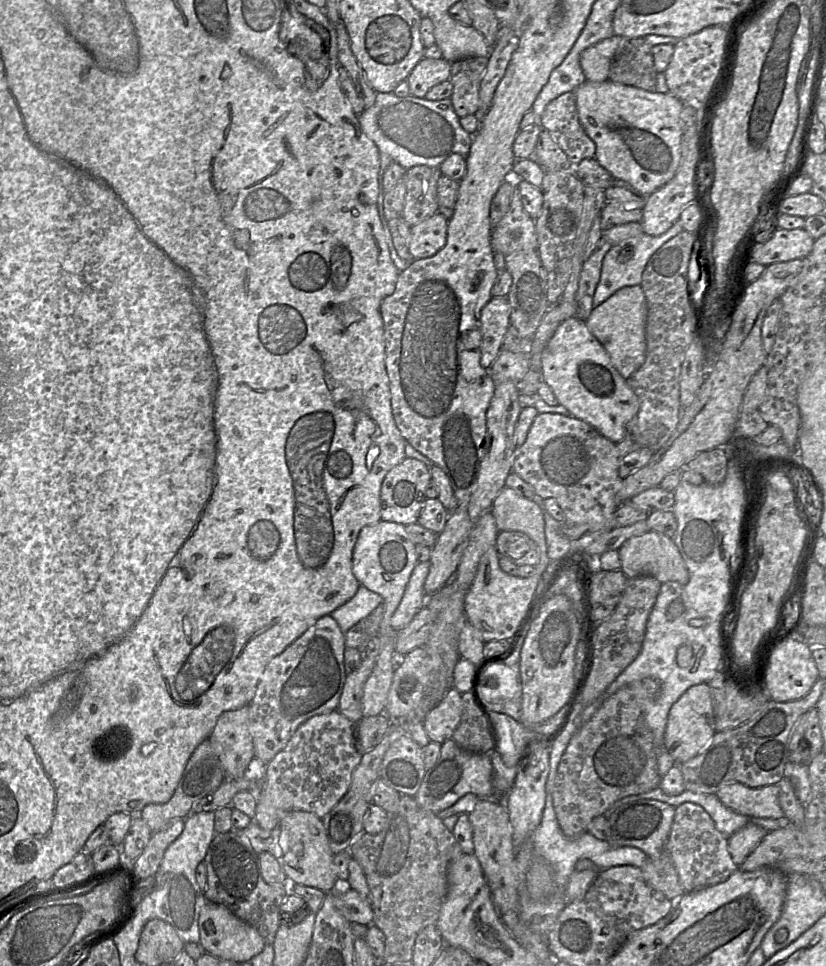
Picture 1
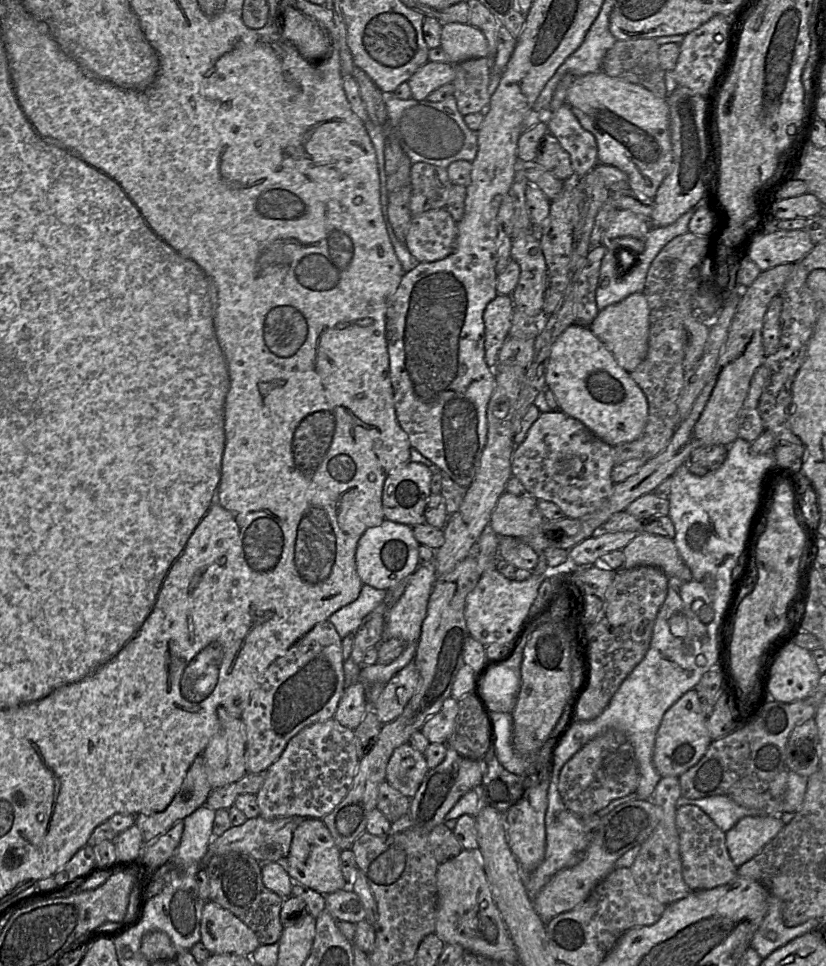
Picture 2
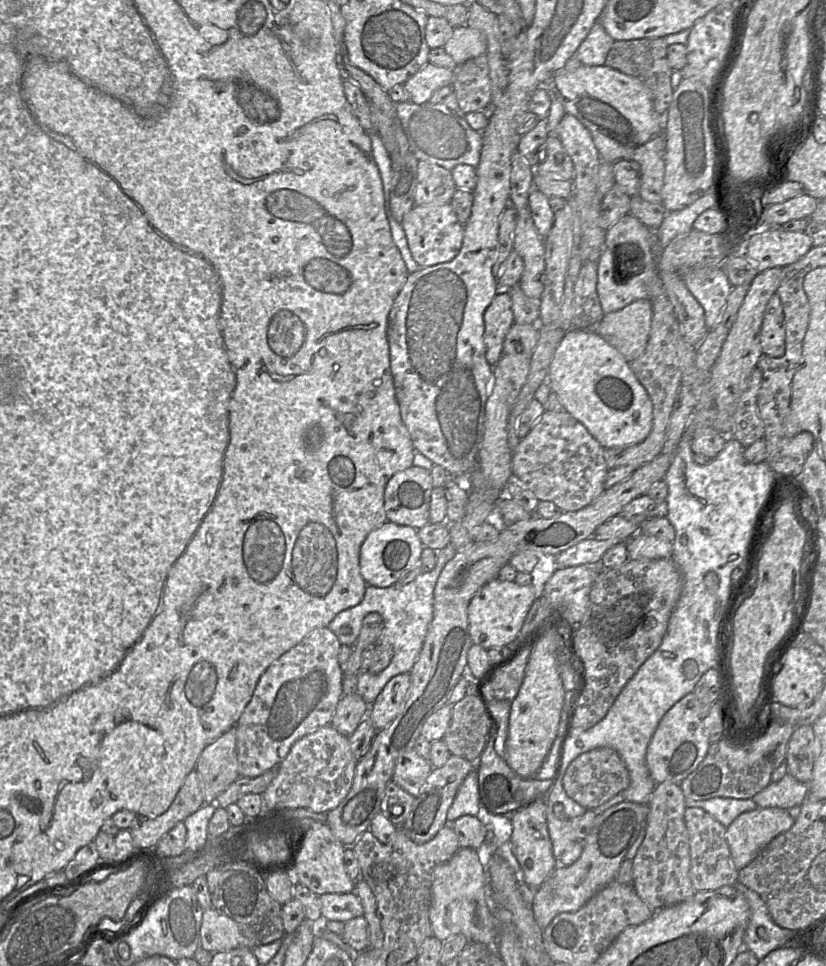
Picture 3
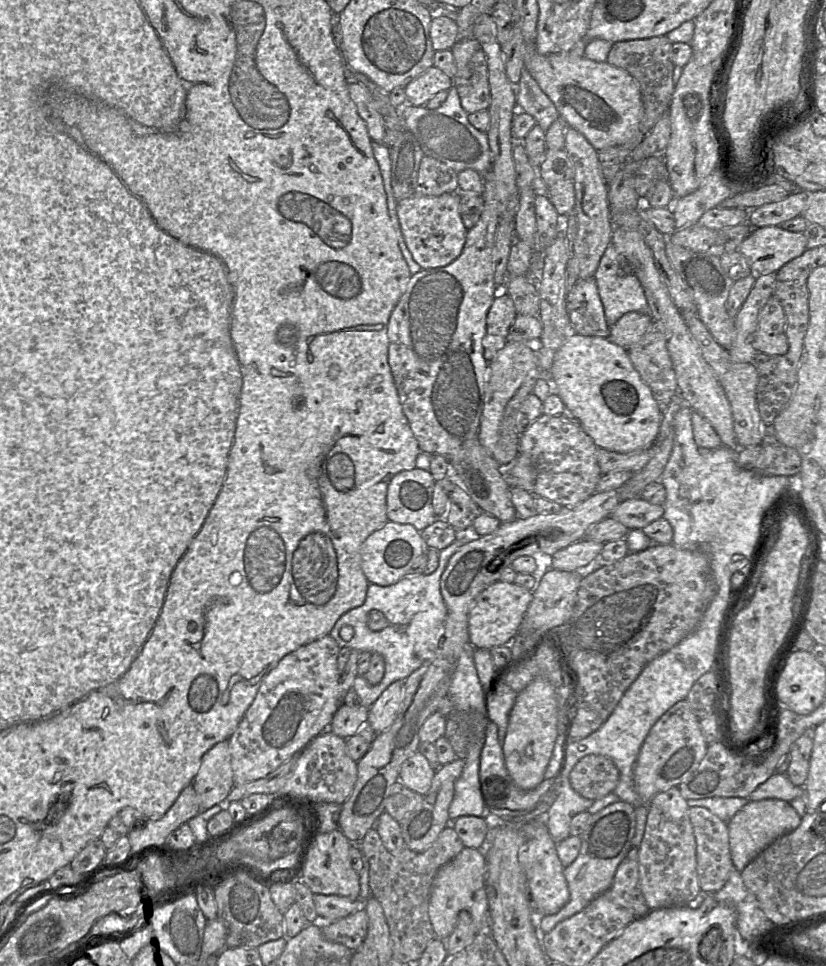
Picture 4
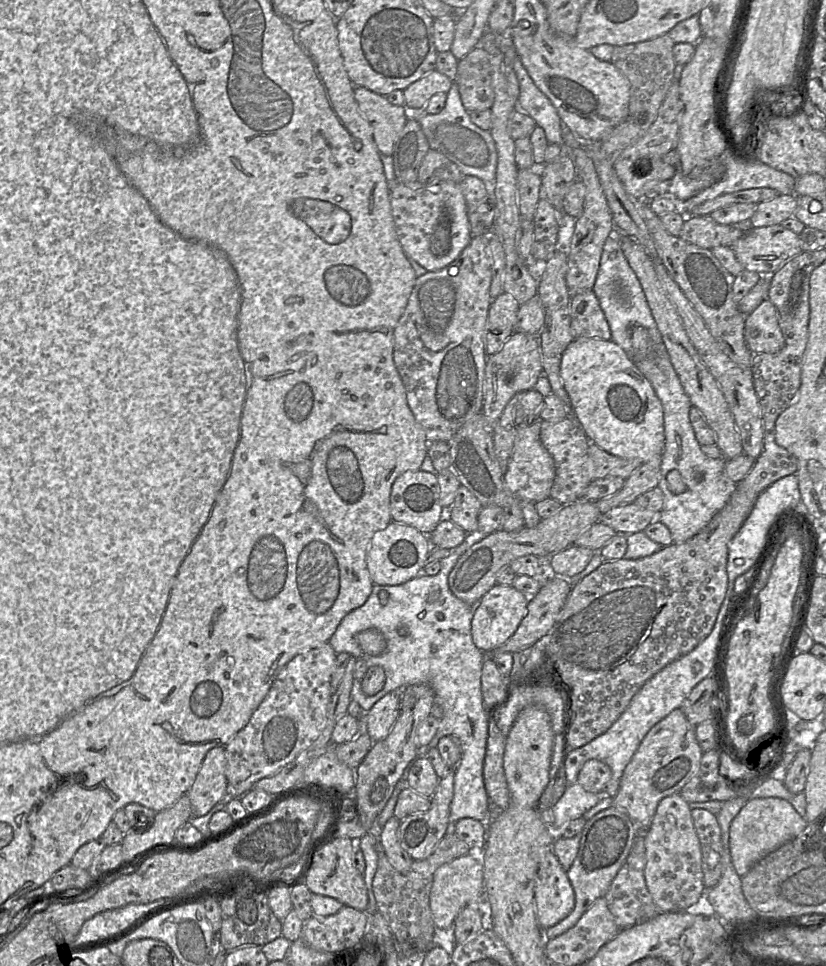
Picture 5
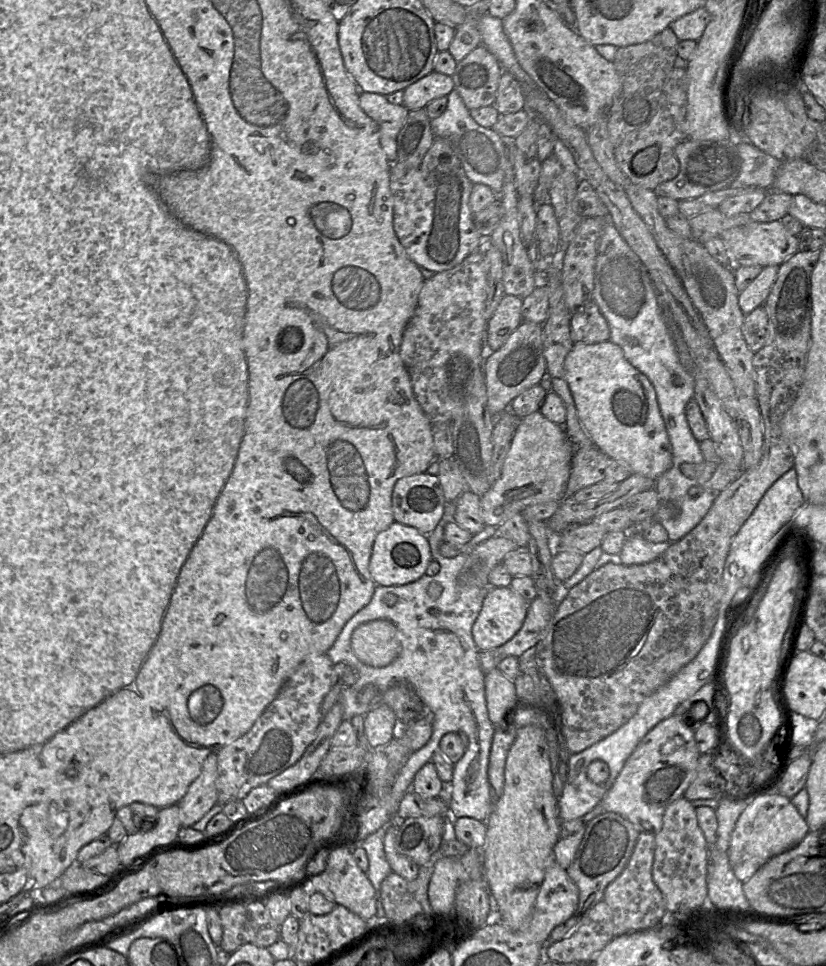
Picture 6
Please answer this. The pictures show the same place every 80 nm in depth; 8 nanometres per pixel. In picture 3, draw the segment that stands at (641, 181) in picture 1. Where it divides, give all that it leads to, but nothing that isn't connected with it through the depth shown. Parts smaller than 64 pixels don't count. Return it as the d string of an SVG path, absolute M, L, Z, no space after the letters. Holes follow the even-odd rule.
M581 65L573 71L558 70L552 77L564 110L575 116L591 133L601 160L631 160L639 163L639 196L648 202L662 202L665 174L665 114L658 114L648 89L635 77L602 66Z

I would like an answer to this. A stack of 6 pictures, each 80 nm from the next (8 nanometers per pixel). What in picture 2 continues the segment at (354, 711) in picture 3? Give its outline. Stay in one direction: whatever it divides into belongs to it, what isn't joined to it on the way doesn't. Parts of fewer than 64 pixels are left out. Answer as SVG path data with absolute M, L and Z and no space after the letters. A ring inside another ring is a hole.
M357 681L344 689L333 718L341 725L355 730L369 709L366 686Z

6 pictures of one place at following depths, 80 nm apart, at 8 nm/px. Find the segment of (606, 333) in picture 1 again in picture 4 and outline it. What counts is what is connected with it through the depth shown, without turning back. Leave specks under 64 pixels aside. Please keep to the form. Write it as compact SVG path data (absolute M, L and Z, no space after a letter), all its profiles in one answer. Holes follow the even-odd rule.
M625 313L610 326L607 339L628 350L642 338L651 322L649 314Z

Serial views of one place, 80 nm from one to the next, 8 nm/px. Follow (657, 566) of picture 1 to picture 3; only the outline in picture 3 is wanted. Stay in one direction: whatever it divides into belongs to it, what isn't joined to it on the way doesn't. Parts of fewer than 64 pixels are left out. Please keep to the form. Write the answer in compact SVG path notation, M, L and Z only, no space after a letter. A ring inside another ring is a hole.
M638 532L625 542L628 557L632 560L672 558L673 555L673 542L654 536Z

